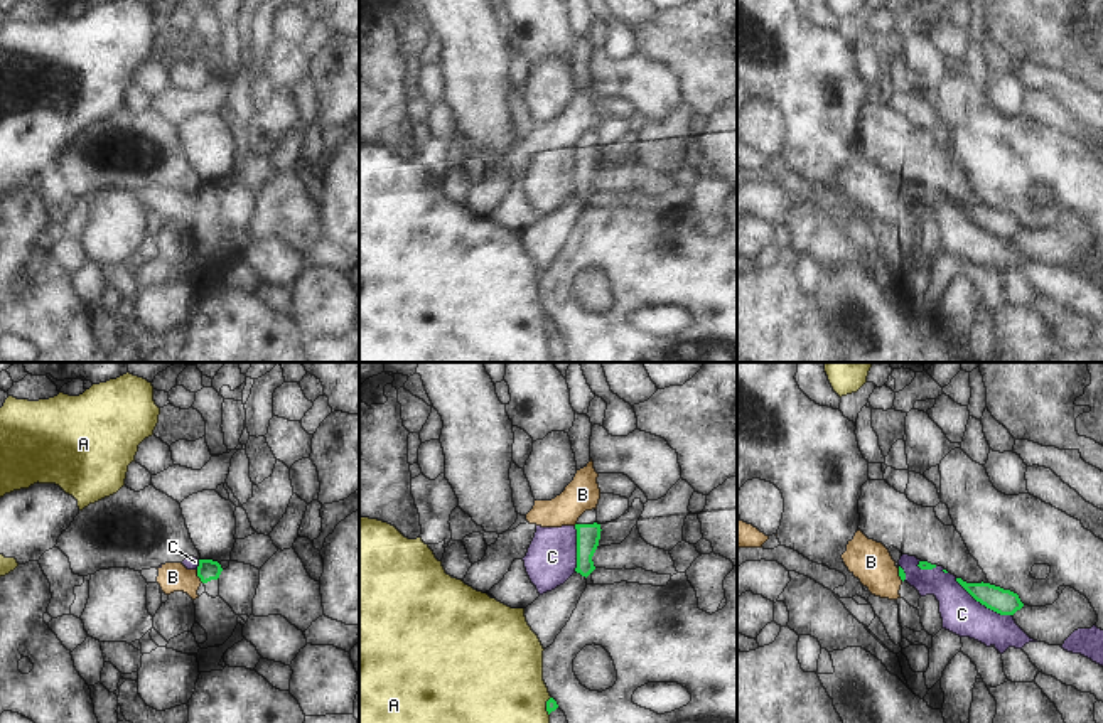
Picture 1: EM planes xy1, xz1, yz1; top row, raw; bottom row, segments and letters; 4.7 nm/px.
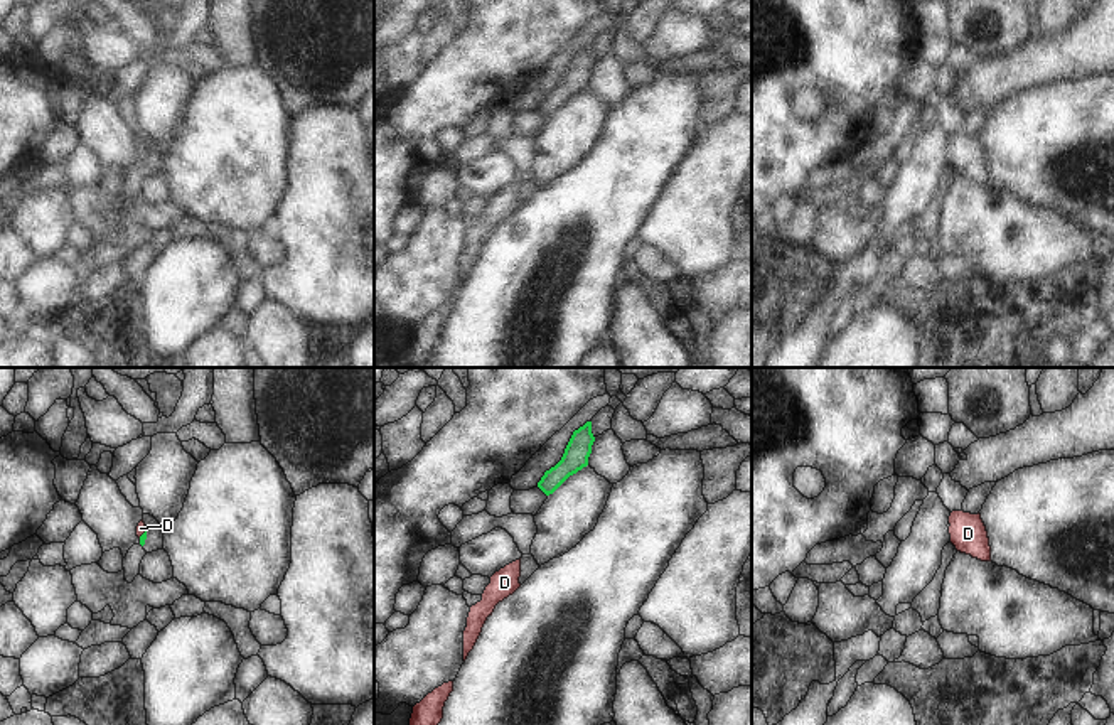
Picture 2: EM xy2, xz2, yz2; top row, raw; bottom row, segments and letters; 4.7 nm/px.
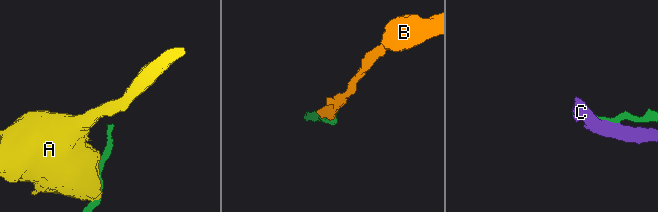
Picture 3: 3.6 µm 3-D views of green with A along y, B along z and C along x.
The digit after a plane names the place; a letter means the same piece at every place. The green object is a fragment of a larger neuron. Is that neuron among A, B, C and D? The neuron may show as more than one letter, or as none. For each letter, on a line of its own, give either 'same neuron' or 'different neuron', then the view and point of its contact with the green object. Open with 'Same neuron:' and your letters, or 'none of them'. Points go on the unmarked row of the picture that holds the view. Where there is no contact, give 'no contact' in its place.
Same neuron: D
A: different neuron | xz1 (547, 329)
B: different neuron | xy1 (198, 198)
C: different neuron | yz1 (984, 226)
D: same neuron | xy2 (144, 155)

